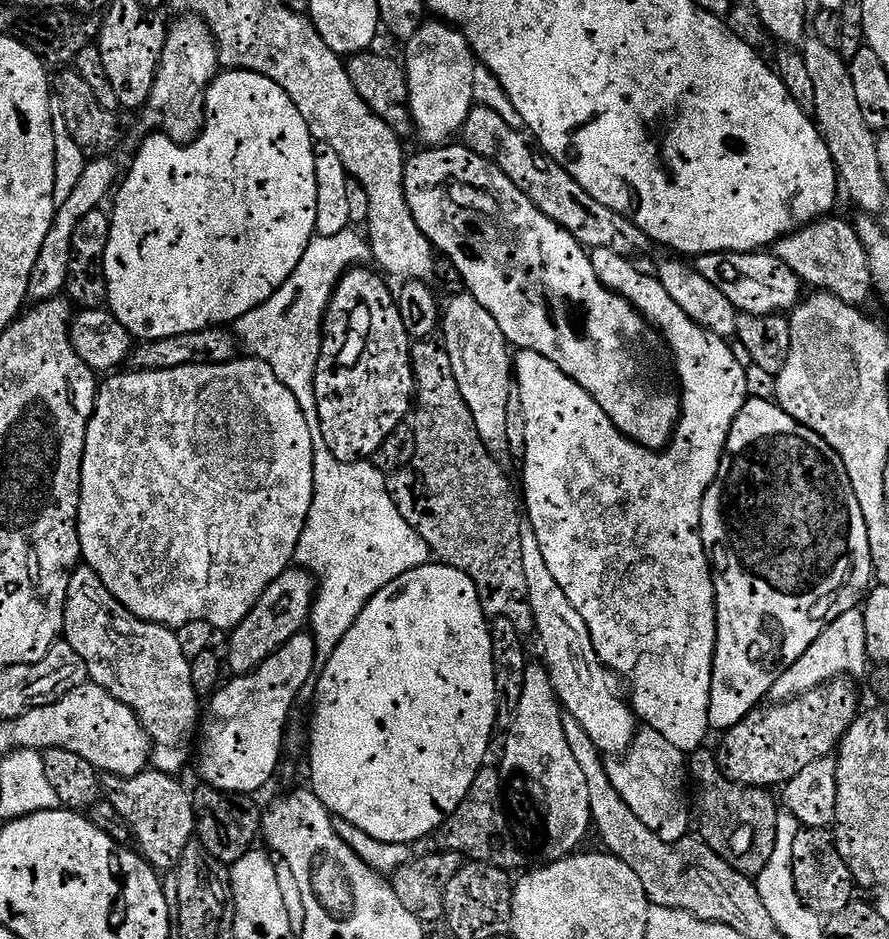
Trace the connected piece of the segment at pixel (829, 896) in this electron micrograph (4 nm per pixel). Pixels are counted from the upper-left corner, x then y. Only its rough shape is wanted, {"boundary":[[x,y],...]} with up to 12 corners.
{"boundary":[[802,828],[790,851],[804,905],[827,918],[856,883],[825,828]]}

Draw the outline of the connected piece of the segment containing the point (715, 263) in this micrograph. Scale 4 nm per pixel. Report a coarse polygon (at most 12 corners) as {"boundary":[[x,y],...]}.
{"boundary":[[771,251],[695,257],[745,316],[791,313],[798,274]]}

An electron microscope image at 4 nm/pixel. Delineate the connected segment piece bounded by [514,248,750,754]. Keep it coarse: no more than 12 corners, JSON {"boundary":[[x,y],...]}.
{"boundary":[[612,248],[670,340],[662,445],[517,351],[526,518],[639,719],[709,735],[702,502],[750,398],[723,336]]}

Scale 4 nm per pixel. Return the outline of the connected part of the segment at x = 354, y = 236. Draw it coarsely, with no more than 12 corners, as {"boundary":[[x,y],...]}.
{"boundary":[[355,230],[315,235],[234,332],[296,400],[316,399],[336,285],[372,259]]}

